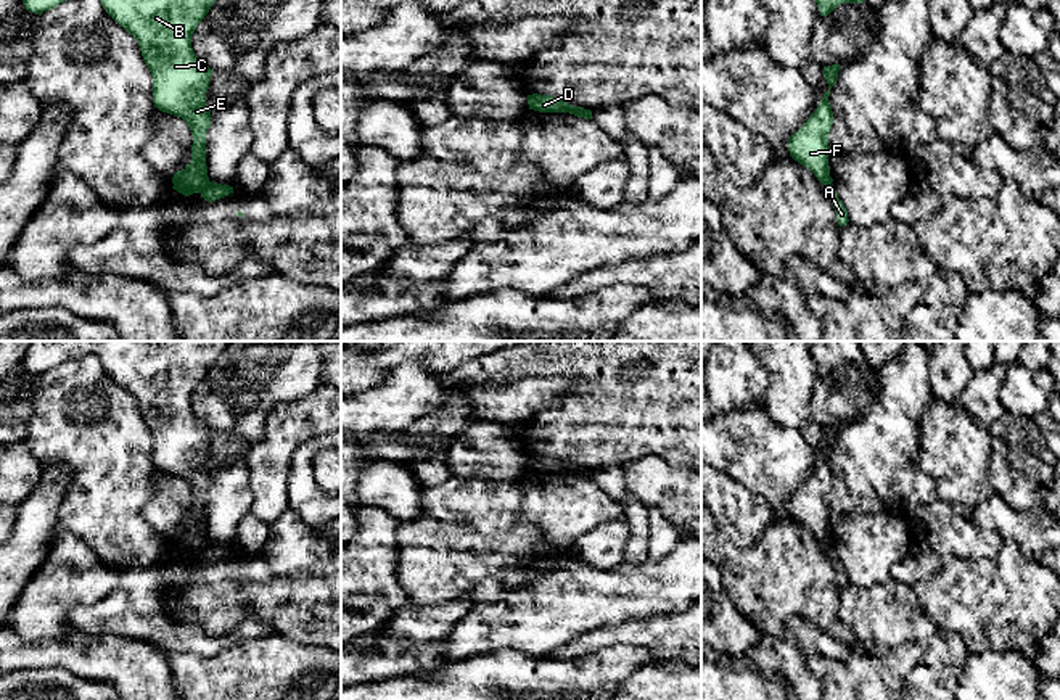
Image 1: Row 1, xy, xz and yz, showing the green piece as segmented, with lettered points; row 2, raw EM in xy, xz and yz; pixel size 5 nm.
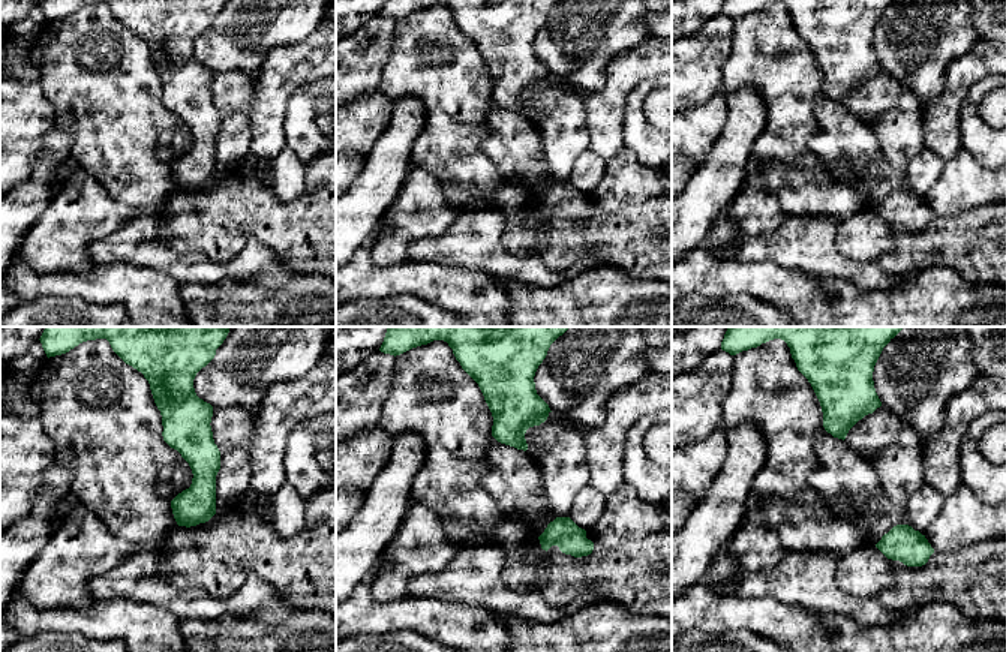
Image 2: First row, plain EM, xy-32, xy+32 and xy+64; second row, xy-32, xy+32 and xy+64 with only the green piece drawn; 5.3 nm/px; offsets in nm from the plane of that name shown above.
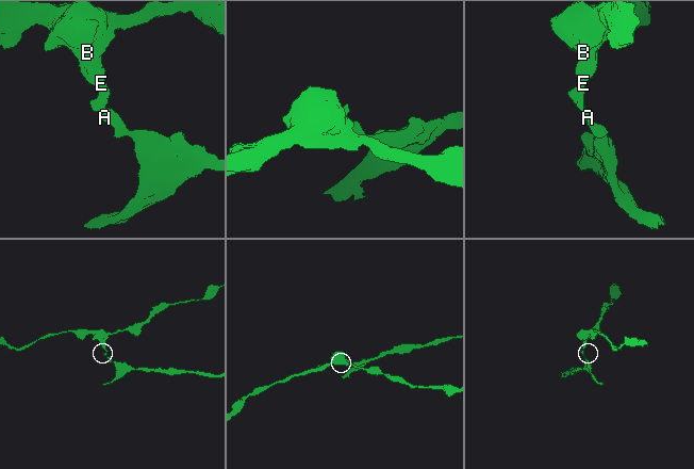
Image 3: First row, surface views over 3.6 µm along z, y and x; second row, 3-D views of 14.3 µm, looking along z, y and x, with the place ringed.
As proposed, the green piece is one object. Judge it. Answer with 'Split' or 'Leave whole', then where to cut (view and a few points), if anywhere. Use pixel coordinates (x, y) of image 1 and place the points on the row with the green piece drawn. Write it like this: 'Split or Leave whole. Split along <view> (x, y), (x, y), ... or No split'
Split. Split along xy (209, 182), (200, 192)

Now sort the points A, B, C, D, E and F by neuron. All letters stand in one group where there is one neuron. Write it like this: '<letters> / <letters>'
A / B C D E F

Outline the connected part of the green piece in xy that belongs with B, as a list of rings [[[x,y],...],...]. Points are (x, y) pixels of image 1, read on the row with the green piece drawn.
[[[100,0],[106,13],[138,42],[153,76],[154,106],[182,117],[193,137],[191,161],[172,177],[174,190],[190,196],[209,183],[206,105],[212,69],[191,48],[196,26],[216,0]]]

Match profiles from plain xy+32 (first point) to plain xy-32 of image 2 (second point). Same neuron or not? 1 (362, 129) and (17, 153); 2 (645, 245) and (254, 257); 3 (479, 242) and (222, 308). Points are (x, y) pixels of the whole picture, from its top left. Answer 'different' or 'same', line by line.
1: different
2: different
3: different

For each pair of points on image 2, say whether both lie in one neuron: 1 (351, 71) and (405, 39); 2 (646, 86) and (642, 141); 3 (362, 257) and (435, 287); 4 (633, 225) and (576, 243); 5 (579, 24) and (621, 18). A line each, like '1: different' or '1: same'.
1: different
2: same
3: same
4: same
5: same

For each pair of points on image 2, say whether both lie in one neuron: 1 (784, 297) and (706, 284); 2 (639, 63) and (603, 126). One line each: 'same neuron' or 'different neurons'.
1: same neuron
2: same neuron

